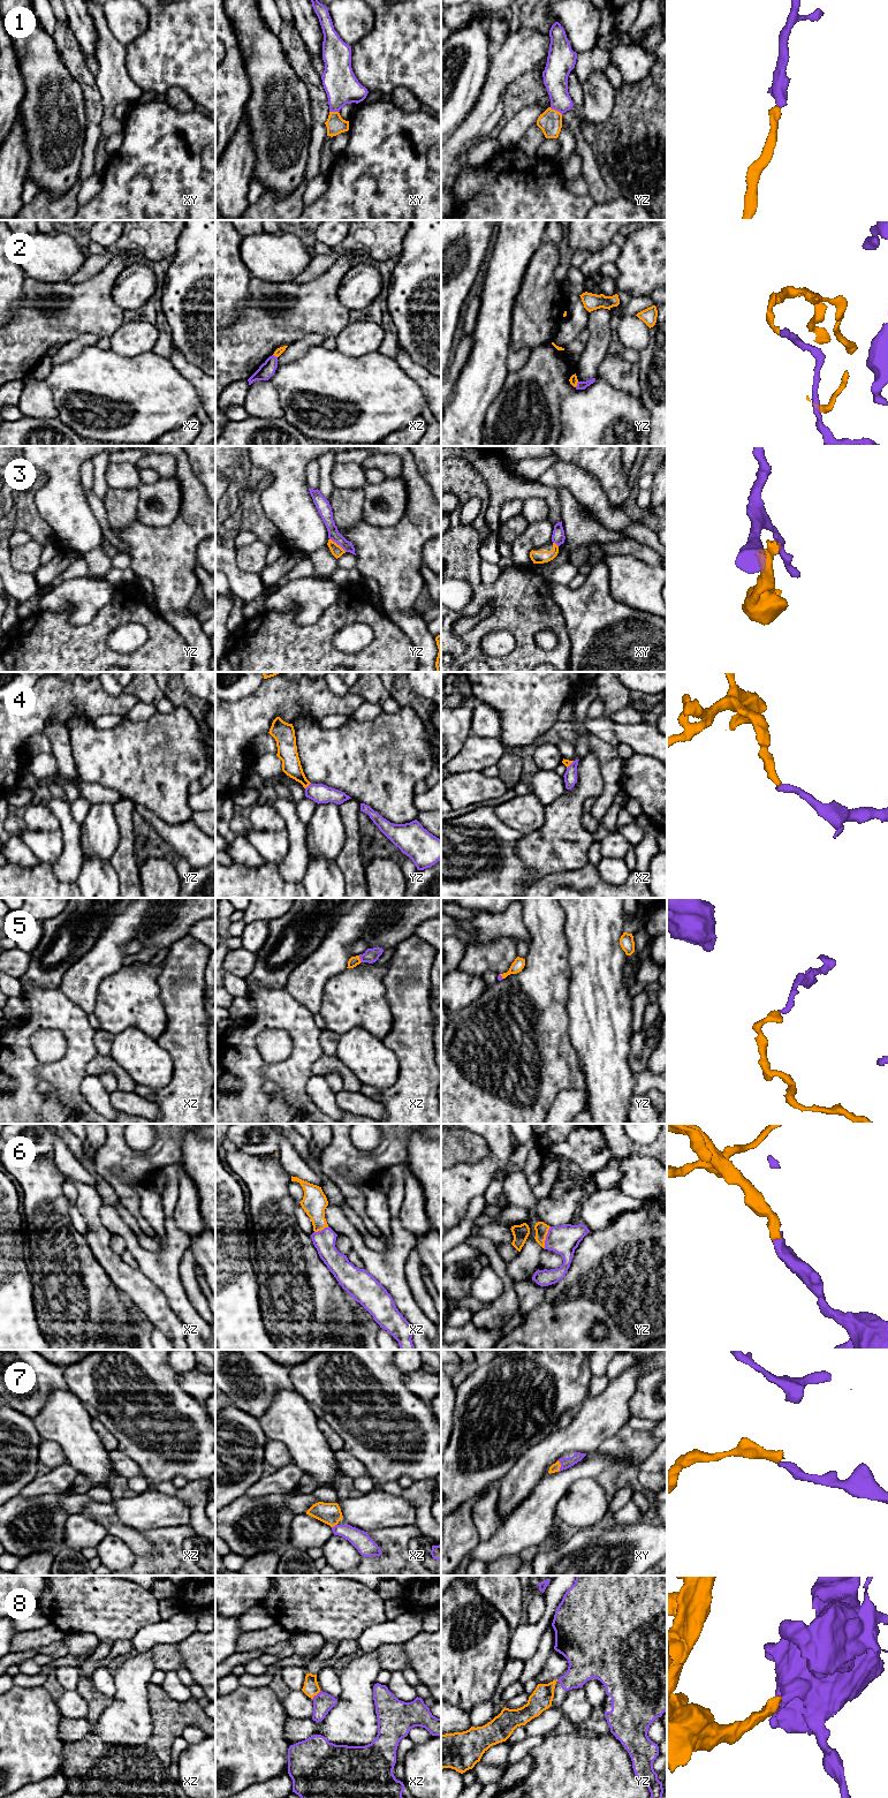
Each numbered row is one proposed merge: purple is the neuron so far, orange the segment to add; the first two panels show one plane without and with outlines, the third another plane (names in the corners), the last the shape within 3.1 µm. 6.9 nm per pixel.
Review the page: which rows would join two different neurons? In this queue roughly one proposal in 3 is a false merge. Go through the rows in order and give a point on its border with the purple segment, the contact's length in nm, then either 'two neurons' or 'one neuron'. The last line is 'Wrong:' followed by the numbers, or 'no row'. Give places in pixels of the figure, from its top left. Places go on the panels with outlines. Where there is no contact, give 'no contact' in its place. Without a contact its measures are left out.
1: yz (555, 110) | 100 nm | one neuron
2: yz (577, 384) | 50 nm | two neurons
3: yz (338, 544) | 150 nm | two neurons
4: yz (308, 786) | 60 nm | one neuron
5: xz (359, 958) | 50 nm | one neuron
6: yz (546, 1238) | 170 nm | one neuron
7: xy (561, 1466) | 80 nm | one neuron
8: xz (317, 1694) | 90 nm | one neuron
Wrong: 2, 3

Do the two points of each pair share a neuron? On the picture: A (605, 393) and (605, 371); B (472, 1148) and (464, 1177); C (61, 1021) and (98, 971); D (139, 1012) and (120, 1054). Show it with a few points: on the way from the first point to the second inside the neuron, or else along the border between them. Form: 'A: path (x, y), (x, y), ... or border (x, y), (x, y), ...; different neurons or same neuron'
A: border (597, 376), (629, 394); different neurons
B: border (488, 1145), (486, 1156), (453, 1165); different neurons
C: border (58, 988), (88, 1013); different neurons
D: border (114, 1035), (127, 1028), (139, 1028), (156, 1040); different neurons

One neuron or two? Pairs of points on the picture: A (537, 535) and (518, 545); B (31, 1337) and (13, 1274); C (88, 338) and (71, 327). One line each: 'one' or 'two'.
A: one
B: one
C: two

